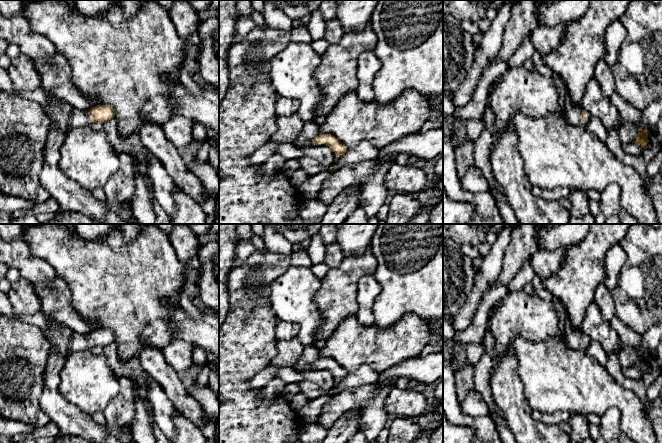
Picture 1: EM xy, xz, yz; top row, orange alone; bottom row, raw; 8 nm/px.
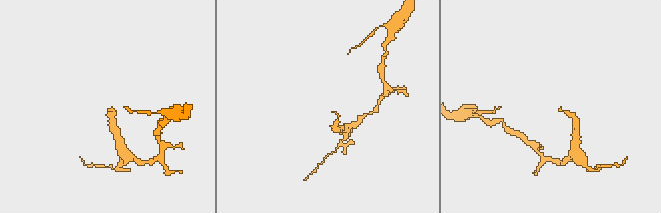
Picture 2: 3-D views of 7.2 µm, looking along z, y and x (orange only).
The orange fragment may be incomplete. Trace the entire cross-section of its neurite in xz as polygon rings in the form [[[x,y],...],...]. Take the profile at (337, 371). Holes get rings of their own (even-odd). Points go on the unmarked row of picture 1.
[[[313,345],[304,347],[299,363],[293,368],[296,371],[304,369],[327,369],[336,380],[342,380],[347,375],[347,370],[341,367],[335,360],[321,357],[319,349]]]

